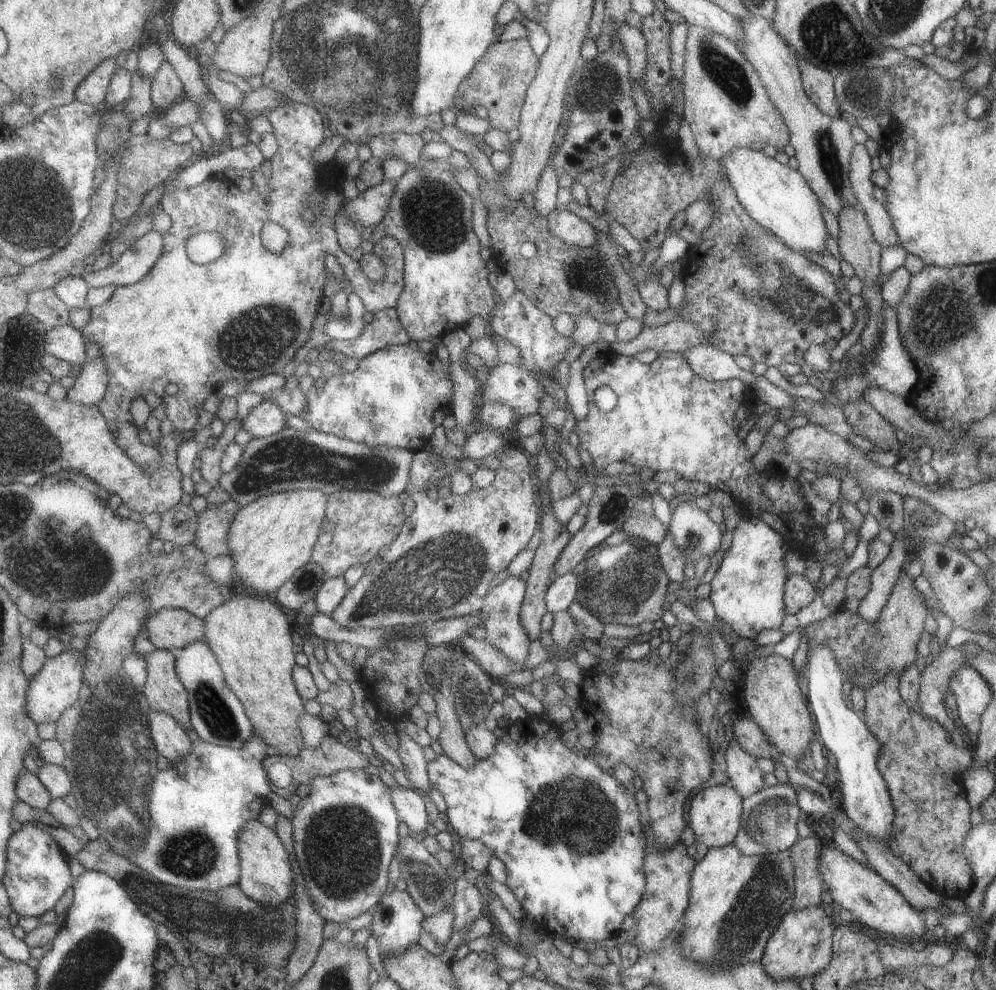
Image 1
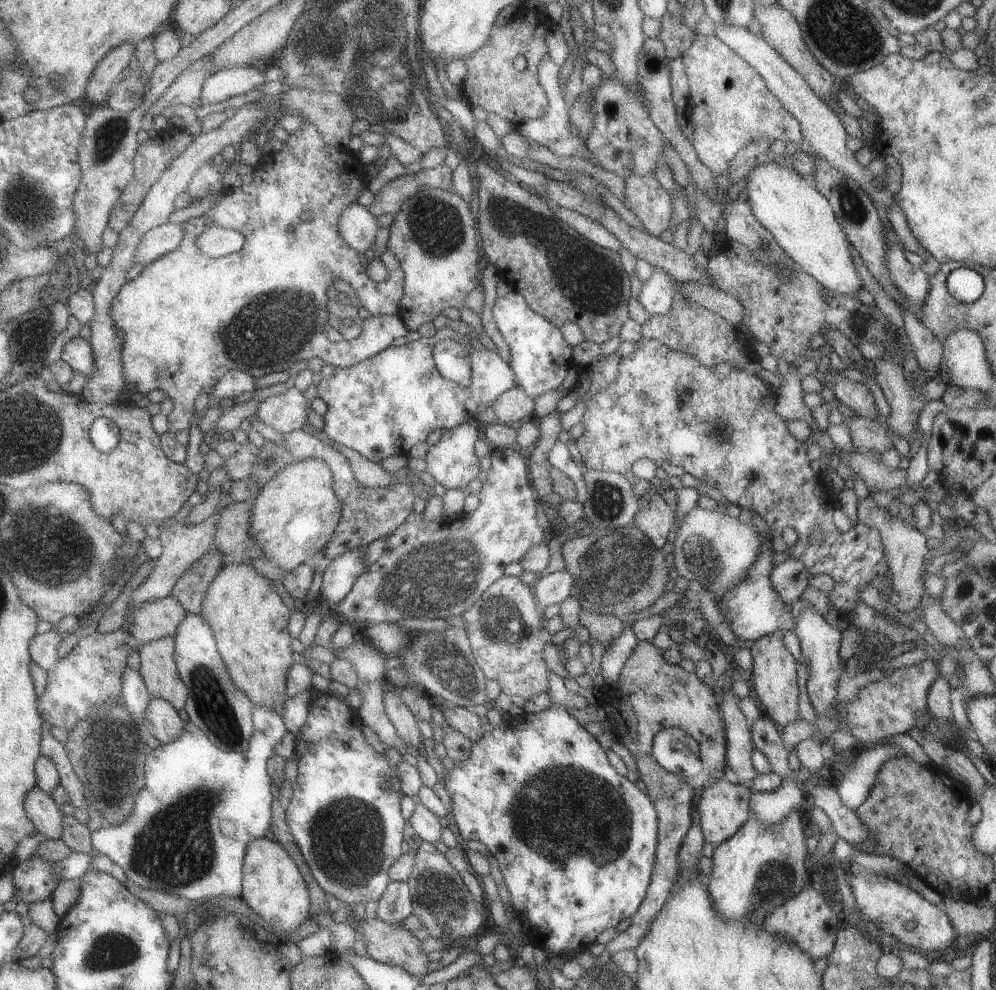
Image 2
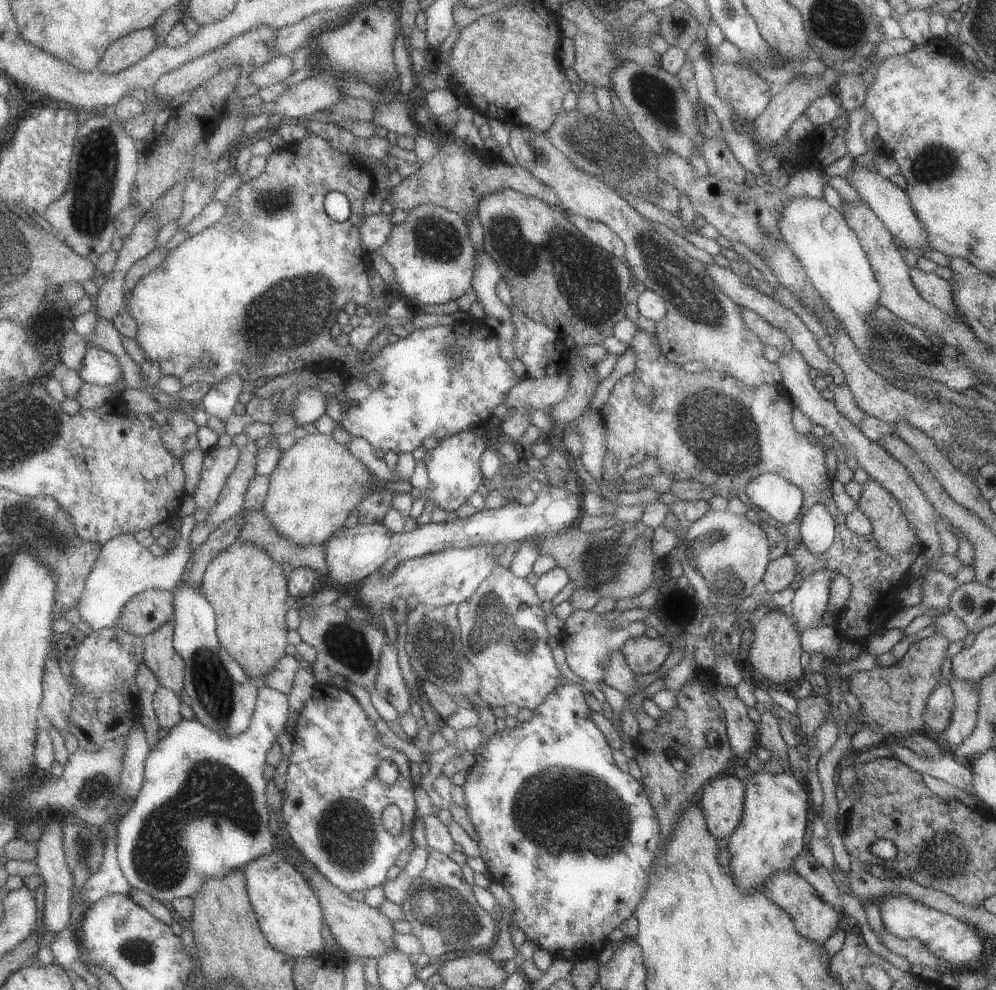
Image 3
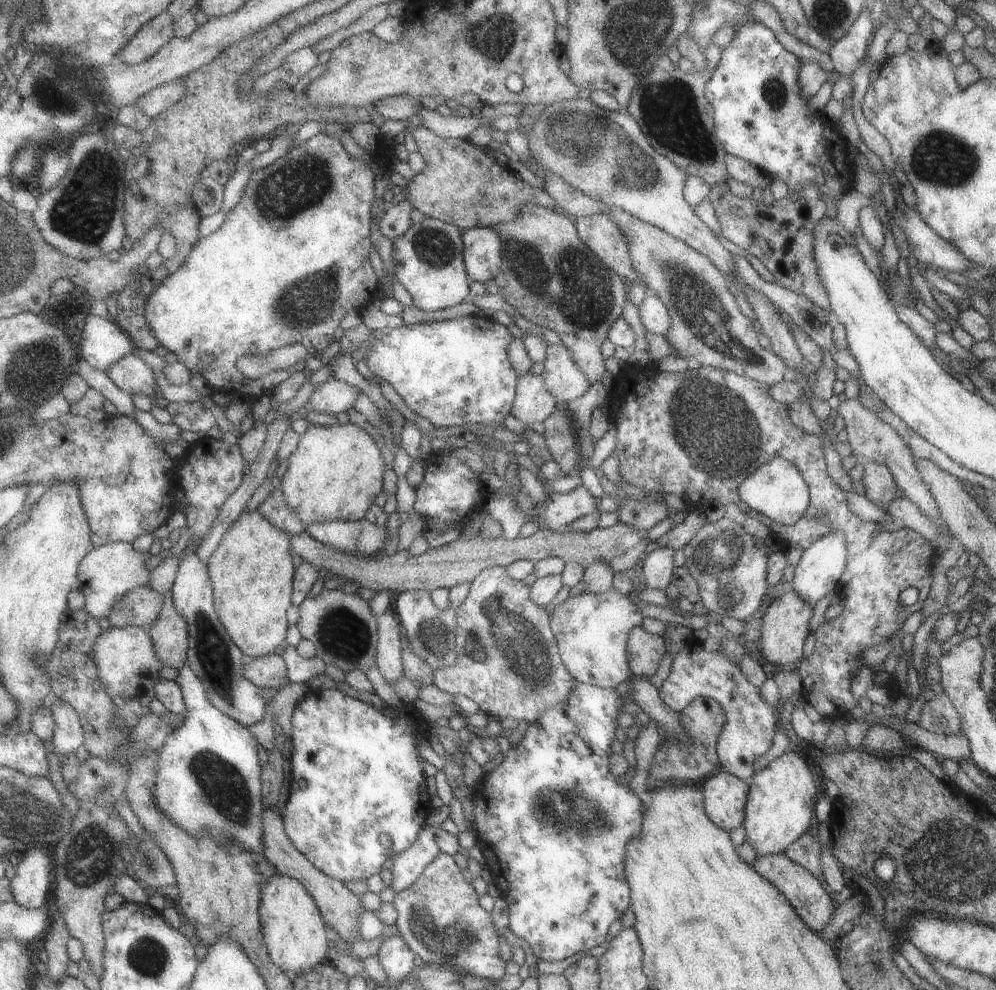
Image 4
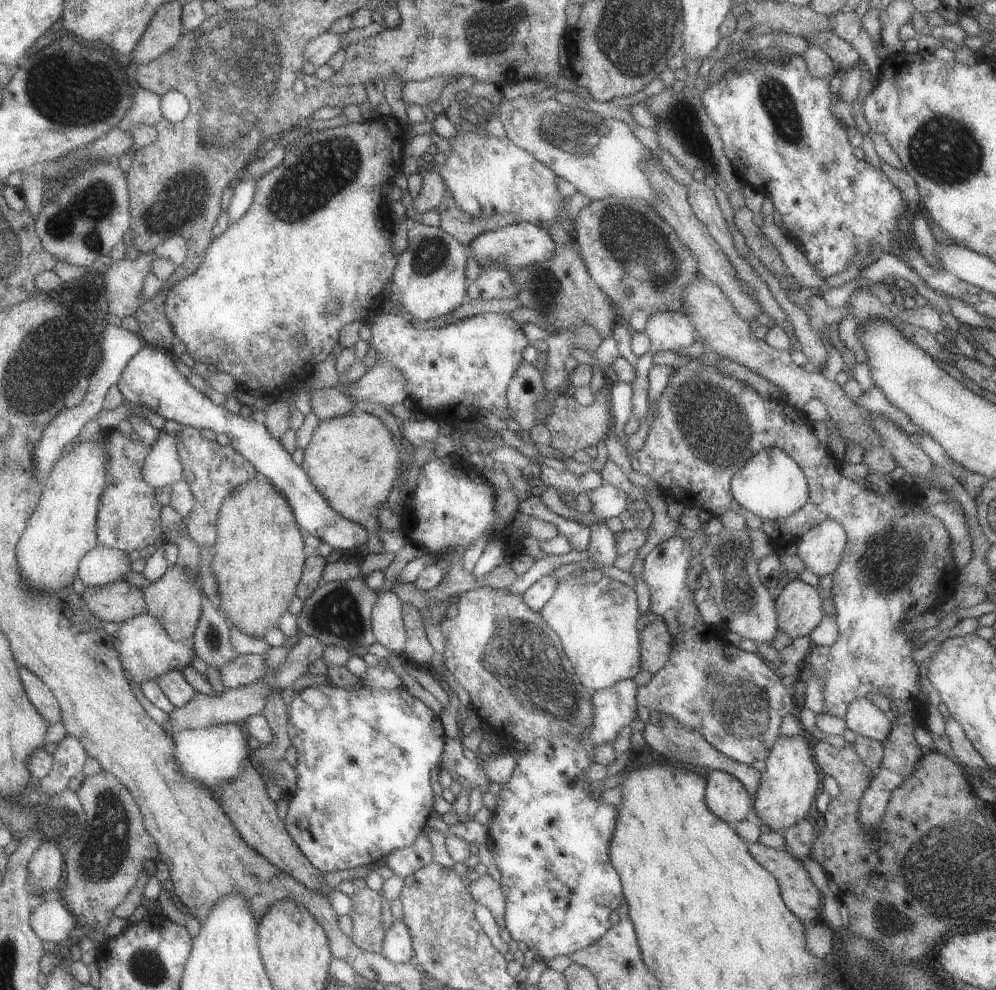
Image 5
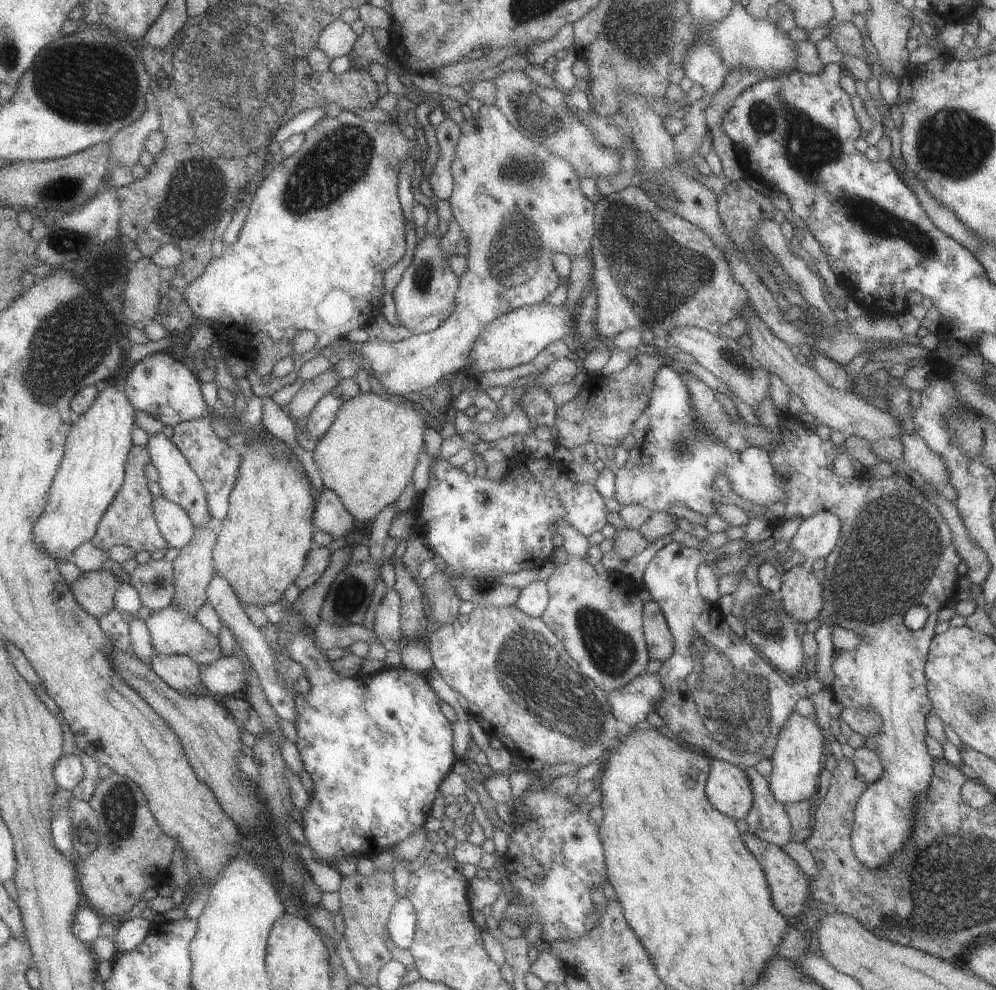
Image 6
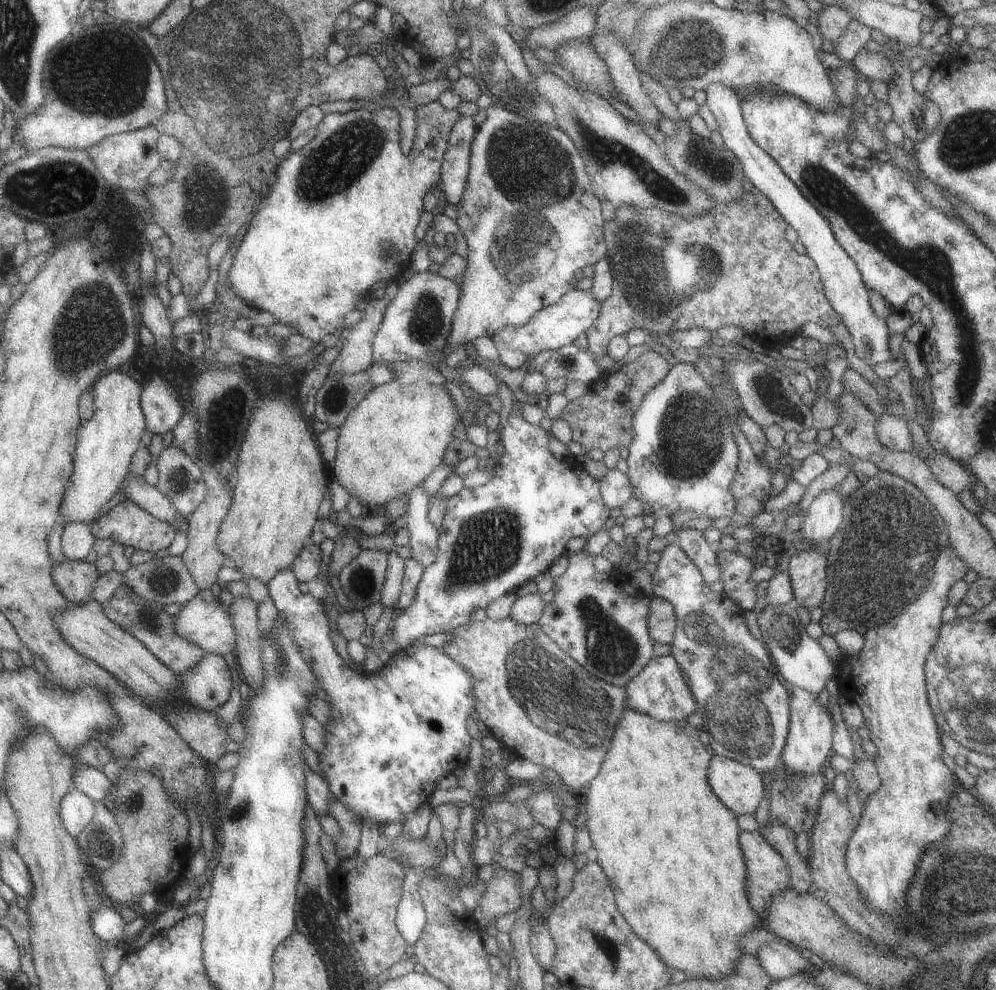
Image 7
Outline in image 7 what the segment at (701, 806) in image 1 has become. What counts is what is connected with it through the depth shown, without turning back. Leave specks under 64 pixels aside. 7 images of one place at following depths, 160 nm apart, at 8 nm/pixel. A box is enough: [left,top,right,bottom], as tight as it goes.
[706,753,762,814]

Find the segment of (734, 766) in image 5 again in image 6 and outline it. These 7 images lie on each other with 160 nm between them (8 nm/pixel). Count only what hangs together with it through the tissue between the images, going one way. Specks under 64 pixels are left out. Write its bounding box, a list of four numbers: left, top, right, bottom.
[739,766,791,846]

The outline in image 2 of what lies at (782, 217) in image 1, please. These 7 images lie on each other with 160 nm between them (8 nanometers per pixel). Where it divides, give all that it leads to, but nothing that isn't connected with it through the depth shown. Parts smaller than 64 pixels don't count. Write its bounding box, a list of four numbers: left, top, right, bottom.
[744,162,862,297]

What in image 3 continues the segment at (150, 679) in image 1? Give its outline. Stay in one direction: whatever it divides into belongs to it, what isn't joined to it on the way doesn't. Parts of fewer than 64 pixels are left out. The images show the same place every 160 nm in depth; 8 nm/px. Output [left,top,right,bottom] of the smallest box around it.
[142,622,184,694]

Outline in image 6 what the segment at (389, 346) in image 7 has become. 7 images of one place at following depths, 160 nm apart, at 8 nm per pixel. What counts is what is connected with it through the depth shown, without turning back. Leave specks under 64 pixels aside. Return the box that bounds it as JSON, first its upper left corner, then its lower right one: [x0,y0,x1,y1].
[393,233,459,334]

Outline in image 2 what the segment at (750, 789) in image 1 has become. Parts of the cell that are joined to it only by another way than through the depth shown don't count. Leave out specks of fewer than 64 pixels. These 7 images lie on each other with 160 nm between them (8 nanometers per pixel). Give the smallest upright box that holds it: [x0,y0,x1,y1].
[718,690,757,787]

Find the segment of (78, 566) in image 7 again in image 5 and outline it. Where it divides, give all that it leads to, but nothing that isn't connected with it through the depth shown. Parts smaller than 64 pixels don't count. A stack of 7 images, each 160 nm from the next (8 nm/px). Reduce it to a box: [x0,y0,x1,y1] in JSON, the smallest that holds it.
[81,580,146,623]

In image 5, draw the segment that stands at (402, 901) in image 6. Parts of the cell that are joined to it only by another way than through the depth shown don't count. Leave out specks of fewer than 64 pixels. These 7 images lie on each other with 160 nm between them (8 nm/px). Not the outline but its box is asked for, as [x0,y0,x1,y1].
[380,918,414,964]

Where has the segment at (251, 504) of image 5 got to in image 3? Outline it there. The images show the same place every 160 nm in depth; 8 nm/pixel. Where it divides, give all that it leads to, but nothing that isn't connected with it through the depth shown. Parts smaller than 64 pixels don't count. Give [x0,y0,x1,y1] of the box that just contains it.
[200,540,290,686]

